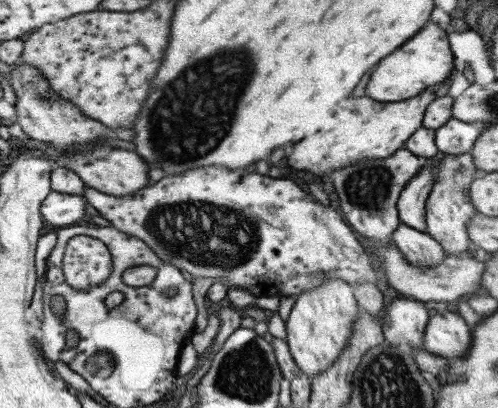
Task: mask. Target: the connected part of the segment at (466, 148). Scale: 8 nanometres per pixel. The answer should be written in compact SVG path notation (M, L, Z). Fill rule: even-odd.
M452 117L443 127L435 130L435 143L439 152L466 154L471 152L480 133L472 123Z

